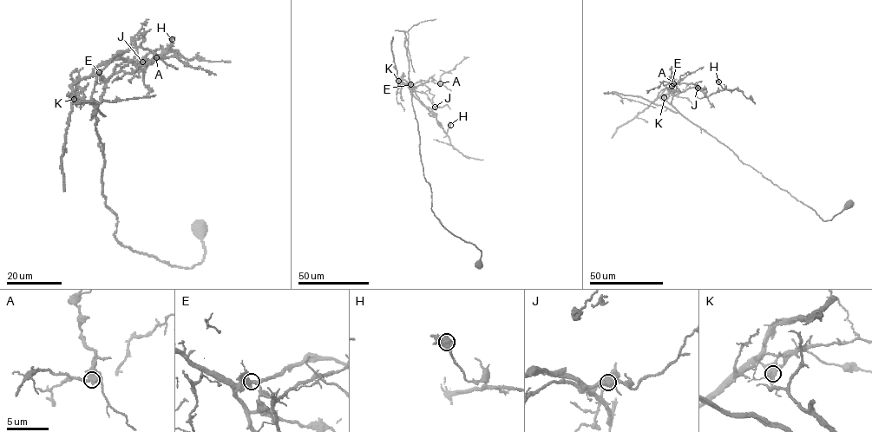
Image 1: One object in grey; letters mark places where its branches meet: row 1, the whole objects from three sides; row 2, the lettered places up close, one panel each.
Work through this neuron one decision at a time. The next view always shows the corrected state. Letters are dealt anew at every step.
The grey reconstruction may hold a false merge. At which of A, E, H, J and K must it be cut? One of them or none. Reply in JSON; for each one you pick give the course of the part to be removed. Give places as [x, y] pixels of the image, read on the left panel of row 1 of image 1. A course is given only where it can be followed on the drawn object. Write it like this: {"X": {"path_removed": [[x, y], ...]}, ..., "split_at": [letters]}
{"K": {"path_removed": [[74, 99], [75, 82], [100, 64], [121, 58], [133, 61], [143, 75], [168, 49], [187, 60], [231, 61]]}, "split_at": ["K"]}

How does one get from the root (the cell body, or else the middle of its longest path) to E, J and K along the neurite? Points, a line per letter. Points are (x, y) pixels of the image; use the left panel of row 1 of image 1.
E: (201, 231), (205, 256), (186, 268), (115, 238), (95, 127), (106, 85), (99, 72)
J: (201, 231), (205, 256), (186, 268), (114, 236), (95, 107), (116, 67), (142, 62)
K: (201, 231), (205, 256), (191, 268), (118, 241), (117, 216), (102, 193), (105, 160), (95, 107), (74, 99)

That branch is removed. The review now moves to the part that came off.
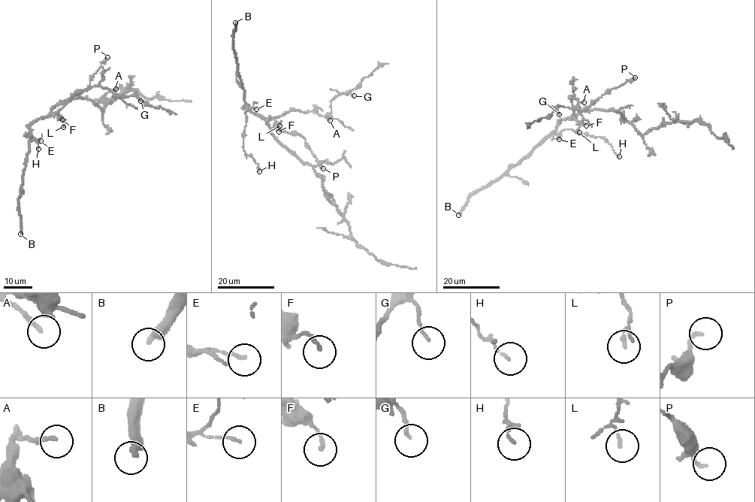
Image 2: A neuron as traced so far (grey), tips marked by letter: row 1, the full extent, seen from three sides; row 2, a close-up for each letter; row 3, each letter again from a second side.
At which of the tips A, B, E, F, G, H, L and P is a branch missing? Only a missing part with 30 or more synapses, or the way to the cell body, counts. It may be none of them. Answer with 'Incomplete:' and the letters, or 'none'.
Incomplete: A, B

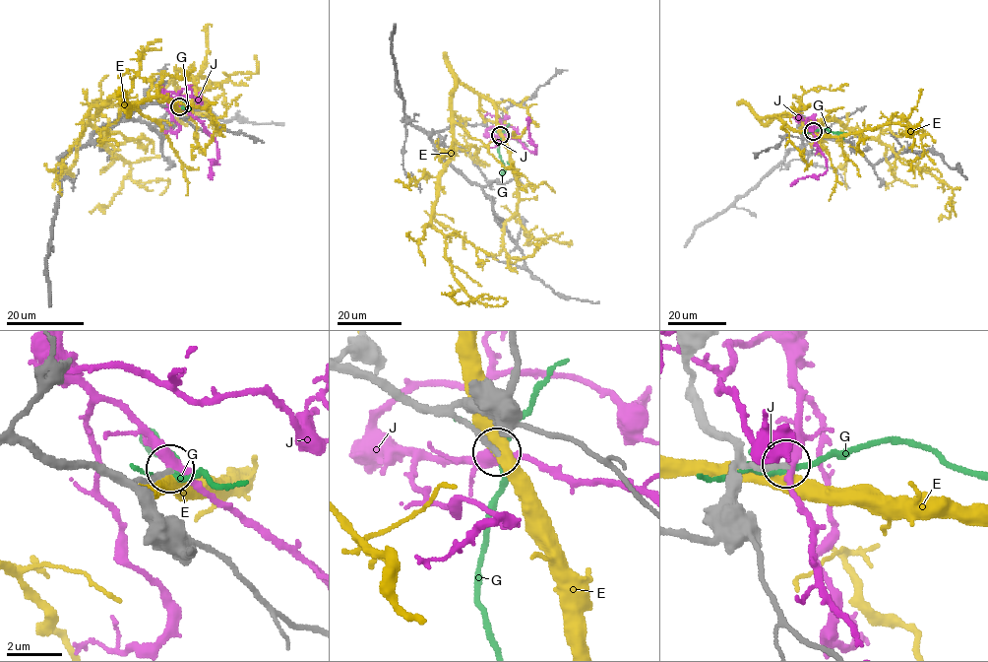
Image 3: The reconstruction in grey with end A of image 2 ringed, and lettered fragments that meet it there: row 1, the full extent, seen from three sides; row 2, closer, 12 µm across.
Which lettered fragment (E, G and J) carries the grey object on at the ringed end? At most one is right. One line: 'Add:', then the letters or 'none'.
Add: none

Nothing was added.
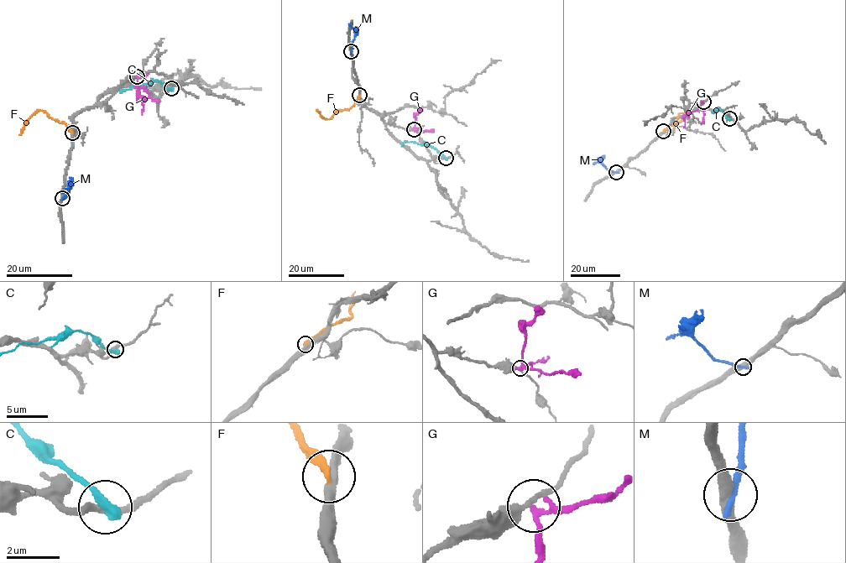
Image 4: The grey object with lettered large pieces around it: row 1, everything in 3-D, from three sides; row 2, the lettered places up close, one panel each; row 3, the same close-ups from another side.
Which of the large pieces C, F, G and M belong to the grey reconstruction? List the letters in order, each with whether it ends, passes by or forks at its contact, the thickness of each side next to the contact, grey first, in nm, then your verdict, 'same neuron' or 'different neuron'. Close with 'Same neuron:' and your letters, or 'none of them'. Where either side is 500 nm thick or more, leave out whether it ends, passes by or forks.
C: it ends; calibres 240 and 460 nm; different neuron
F: it ends; calibres 440 and 320 nm; different neuron
G: it forks; calibres 280 and 120 nm; same neuron
M: it ends; calibres 480 and 300 nm; different neuron
Same neuron: G

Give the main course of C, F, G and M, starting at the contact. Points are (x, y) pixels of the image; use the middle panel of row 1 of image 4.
C: (446, 158), (425, 144), (406, 141), (401, 146)
F: (360, 95), (348, 109), (339, 110), (330, 119), (324, 118), (316, 109)
G: (414, 129), (415, 115), (419, 112)
M: (351, 50), (355, 31), (349, 24)

